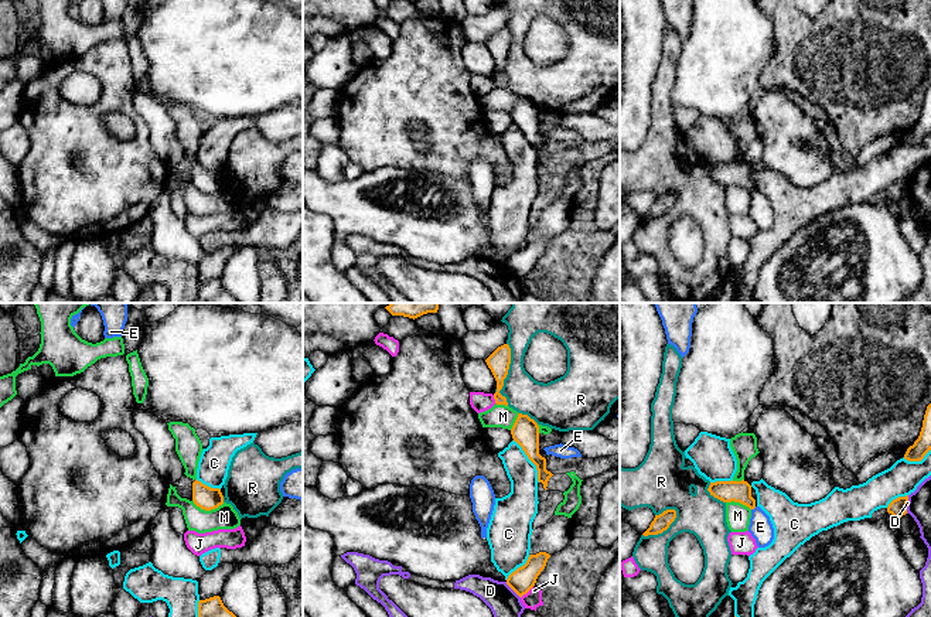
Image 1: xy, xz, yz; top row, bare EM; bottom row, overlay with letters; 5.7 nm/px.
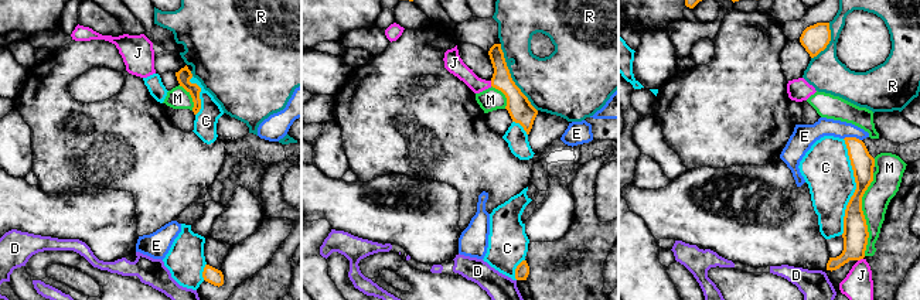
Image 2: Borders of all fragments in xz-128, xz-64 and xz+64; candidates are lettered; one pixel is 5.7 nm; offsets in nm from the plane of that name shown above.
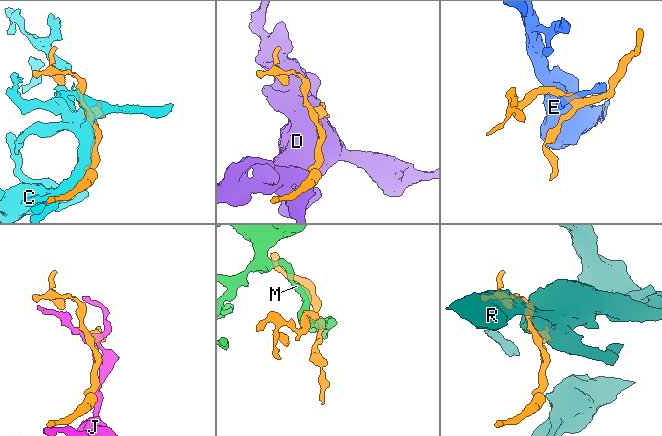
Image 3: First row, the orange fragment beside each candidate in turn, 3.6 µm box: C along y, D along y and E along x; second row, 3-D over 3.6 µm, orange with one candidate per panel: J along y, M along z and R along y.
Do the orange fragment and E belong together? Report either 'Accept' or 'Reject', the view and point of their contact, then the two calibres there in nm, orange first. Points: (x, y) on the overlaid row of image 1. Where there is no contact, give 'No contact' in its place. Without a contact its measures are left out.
Reject. Touches orange at yz (753, 508). Thickness 130 nm (orange) against 130 nm

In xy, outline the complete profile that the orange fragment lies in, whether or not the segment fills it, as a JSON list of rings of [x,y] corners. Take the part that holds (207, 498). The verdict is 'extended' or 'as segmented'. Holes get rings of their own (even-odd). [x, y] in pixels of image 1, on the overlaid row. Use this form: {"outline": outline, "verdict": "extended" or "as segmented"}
{"outline": [[[195,480],[192,483],[192,501],[201,509],[211,511],[224,504],[224,495],[219,488],[211,488]]], "verdict": "as segmented"}

